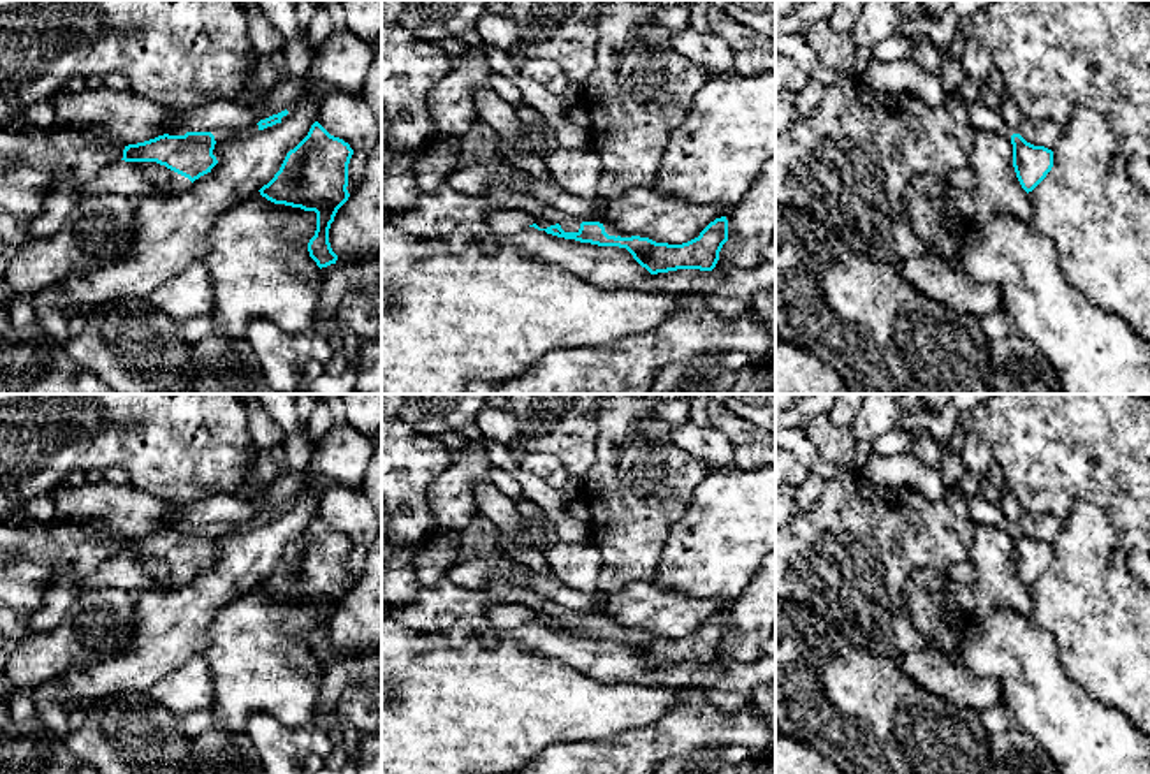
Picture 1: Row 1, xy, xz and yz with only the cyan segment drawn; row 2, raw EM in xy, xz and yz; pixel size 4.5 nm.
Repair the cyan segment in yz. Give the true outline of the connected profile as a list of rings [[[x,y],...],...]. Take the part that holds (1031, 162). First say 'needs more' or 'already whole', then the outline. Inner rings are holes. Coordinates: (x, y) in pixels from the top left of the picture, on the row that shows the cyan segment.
already whole; [[[1020,134],[1011,135],[1013,167],[1022,188],[1032,192],[1052,171],[1053,151],[1027,142]]]

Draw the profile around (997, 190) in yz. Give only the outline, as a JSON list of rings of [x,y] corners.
[[[976,132],[967,167],[974,172],[972,201],[976,225],[995,215],[1009,215],[1029,223],[1032,204],[1013,167],[1013,144],[992,132]]]

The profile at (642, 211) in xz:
[[[637,186],[608,201],[598,222],[610,223],[619,234],[682,245],[721,216],[726,216],[721,204],[695,204],[681,195],[663,195],[652,186]]]

